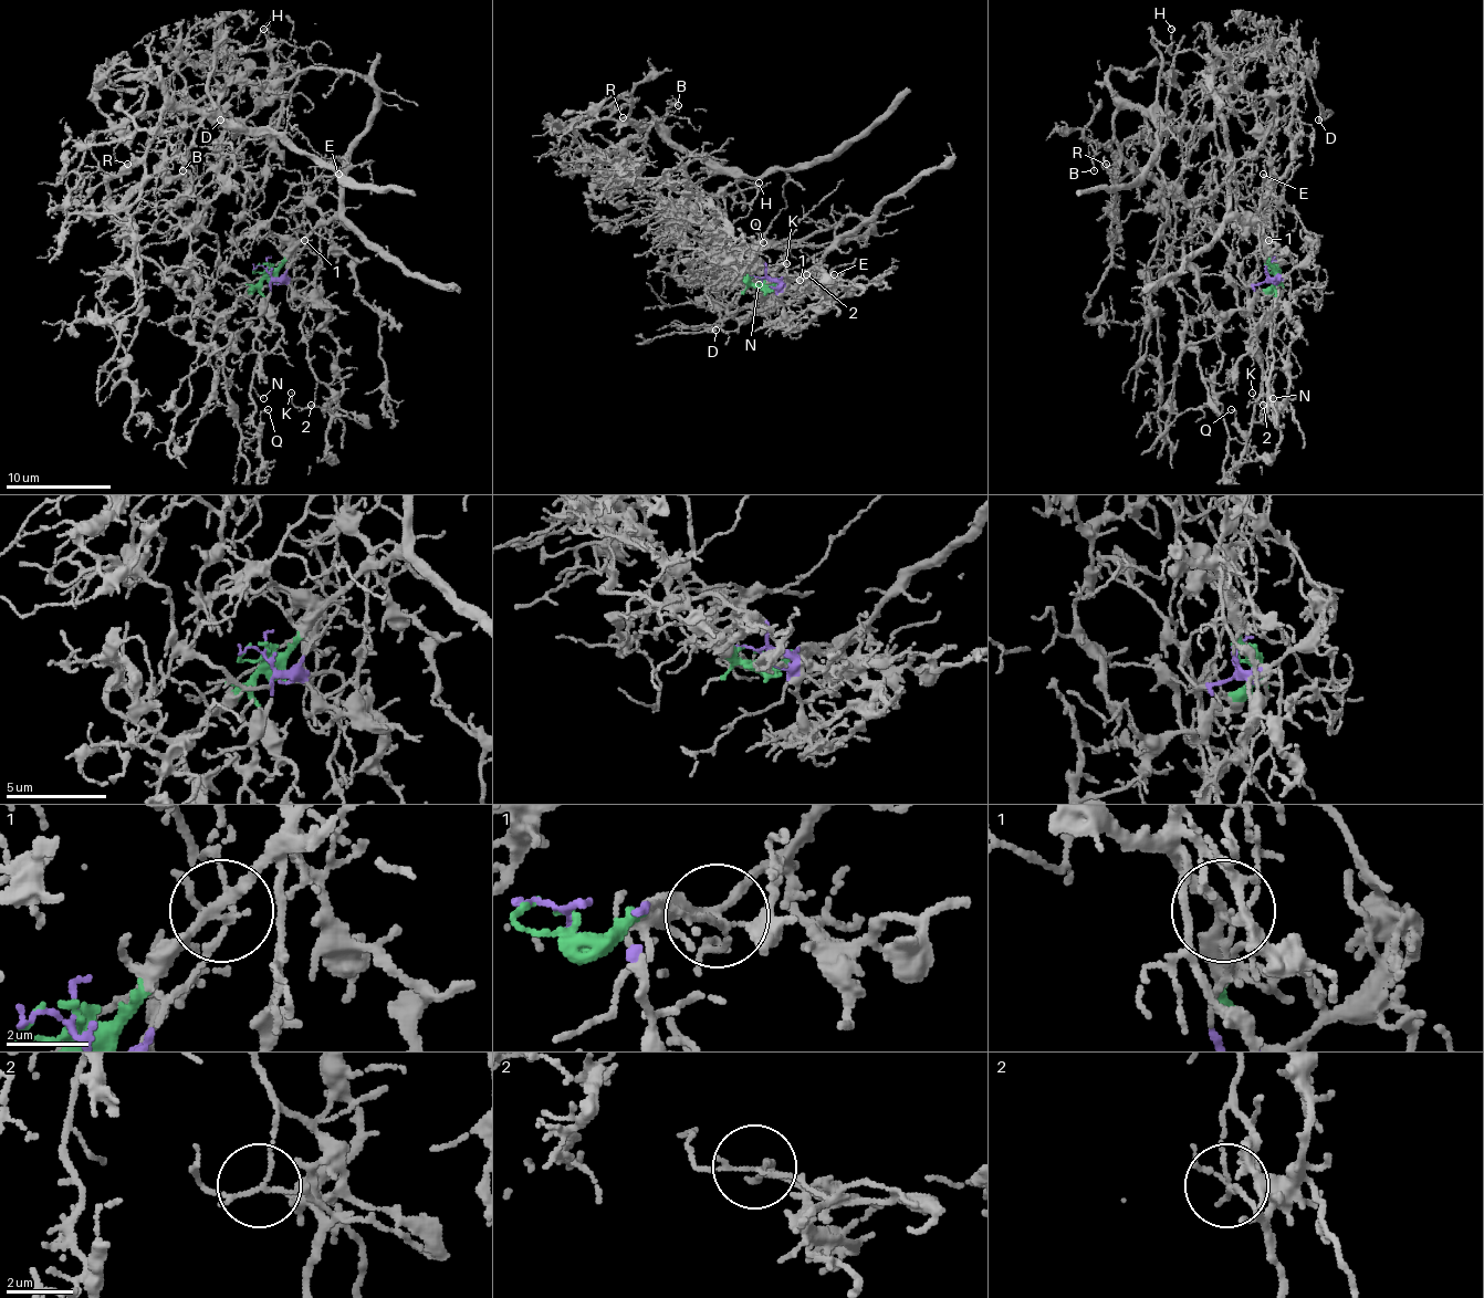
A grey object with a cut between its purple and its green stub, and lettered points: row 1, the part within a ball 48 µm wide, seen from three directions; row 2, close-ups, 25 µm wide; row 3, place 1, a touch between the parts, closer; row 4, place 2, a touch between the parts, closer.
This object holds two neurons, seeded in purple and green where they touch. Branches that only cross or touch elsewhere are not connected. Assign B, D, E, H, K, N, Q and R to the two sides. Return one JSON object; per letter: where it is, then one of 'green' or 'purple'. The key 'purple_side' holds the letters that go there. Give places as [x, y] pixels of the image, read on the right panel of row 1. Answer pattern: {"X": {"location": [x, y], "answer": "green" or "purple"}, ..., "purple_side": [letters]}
{"B": {"location": [1094, 170], "answer": "purple"}, "D": {"location": [1318, 119], "answer": "green"}, "E": {"location": [1263, 174], "answer": "green"}, "H": {"location": [1171, 29], "answer": "purple"}, "K": {"location": [1252, 393], "answer": "purple"}, "N": {"location": [1273, 398], "answer": "green"}, "Q": {"location": [1231, 409], "answer": "green"}, "R": {"location": [1106, 164], "answer": "purple"}, "purple_side": ["B", "H", "K", "R"]}

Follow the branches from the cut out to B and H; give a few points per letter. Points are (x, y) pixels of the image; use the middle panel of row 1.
B: (752, 278), (765, 278), (758, 259), (721, 251), (708, 224), (665, 206), (697, 156), (651, 124), (678, 105)
H: (752, 278), (765, 278), (758, 259), (721, 251), (665, 198), (697, 158), (702, 171), (716, 164), (758, 182)

